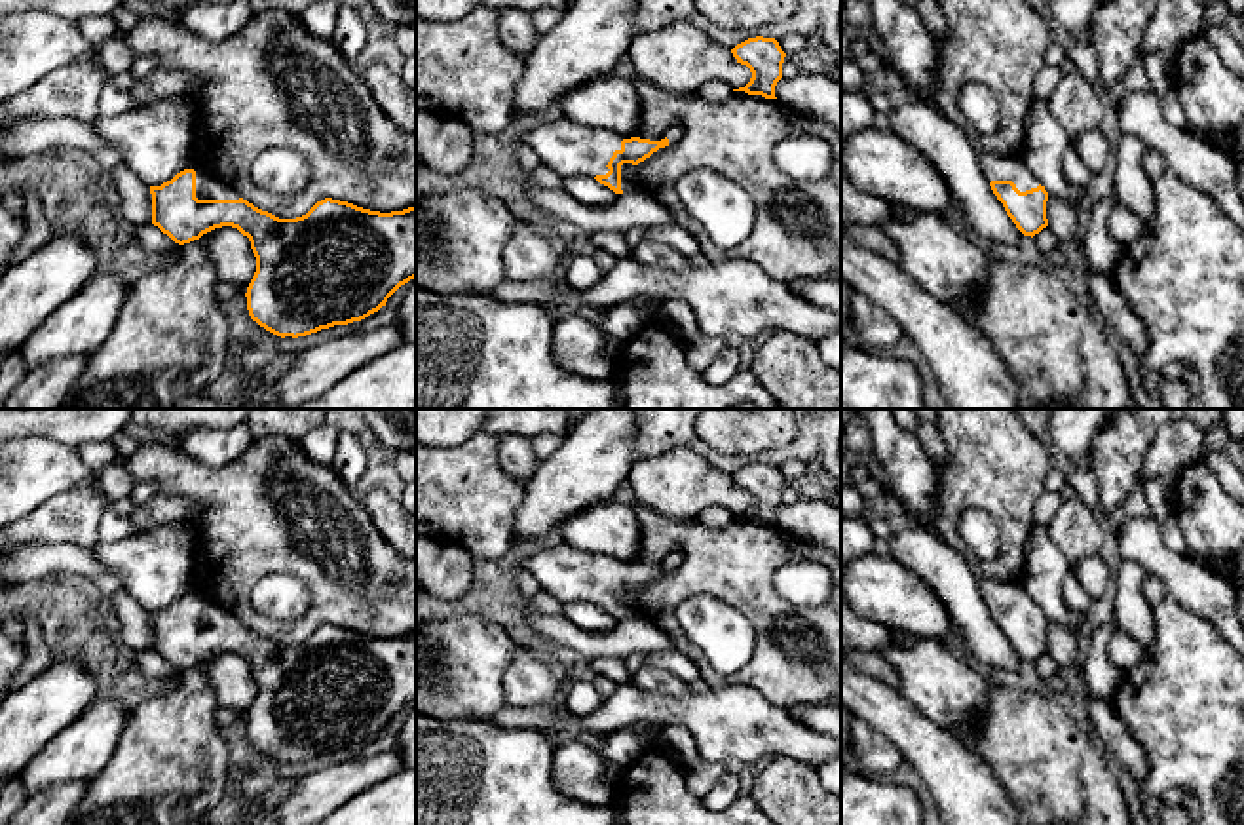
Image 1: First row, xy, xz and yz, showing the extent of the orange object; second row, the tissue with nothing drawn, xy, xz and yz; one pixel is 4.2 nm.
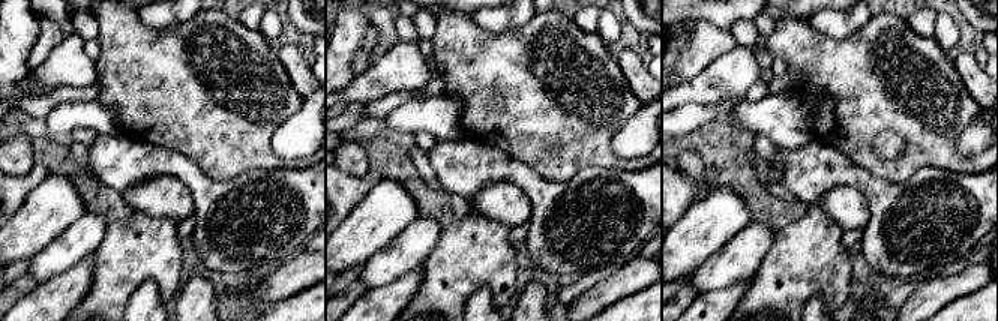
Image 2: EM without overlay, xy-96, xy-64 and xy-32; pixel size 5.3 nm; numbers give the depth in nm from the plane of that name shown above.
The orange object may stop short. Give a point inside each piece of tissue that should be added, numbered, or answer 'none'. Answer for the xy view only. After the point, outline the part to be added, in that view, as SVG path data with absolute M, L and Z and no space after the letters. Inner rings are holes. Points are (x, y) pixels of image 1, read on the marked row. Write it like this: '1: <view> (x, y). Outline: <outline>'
1: xy (207, 187). Outline: M192 163L186 169L196 171L196 198L198 200L239 200L241 198L232 186L224 184L215 175Z

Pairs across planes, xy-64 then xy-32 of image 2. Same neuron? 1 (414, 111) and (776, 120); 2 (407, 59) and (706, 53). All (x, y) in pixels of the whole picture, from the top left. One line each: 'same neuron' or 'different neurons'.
1: same neuron
2: different neurons

